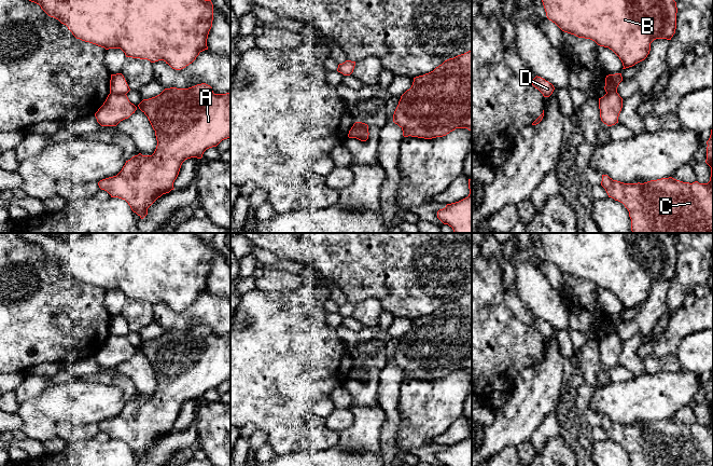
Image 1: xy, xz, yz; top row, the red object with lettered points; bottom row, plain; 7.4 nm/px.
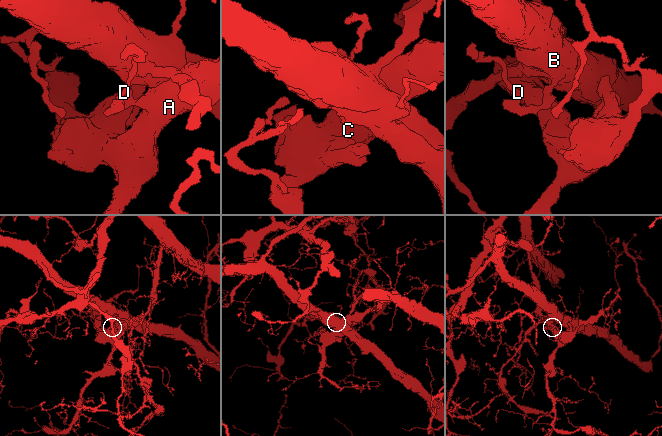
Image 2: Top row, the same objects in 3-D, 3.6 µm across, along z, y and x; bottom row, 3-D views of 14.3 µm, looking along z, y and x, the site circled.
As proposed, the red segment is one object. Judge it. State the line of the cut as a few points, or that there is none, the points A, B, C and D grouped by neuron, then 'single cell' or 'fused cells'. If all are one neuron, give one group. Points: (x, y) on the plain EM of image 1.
xz (353, 366), (353, 369), (359, 374), (367, 377) | A C D / B | fused cells

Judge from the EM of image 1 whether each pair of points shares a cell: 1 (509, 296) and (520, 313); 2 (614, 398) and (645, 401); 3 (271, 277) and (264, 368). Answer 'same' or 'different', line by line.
1: same
2: same
3: different

